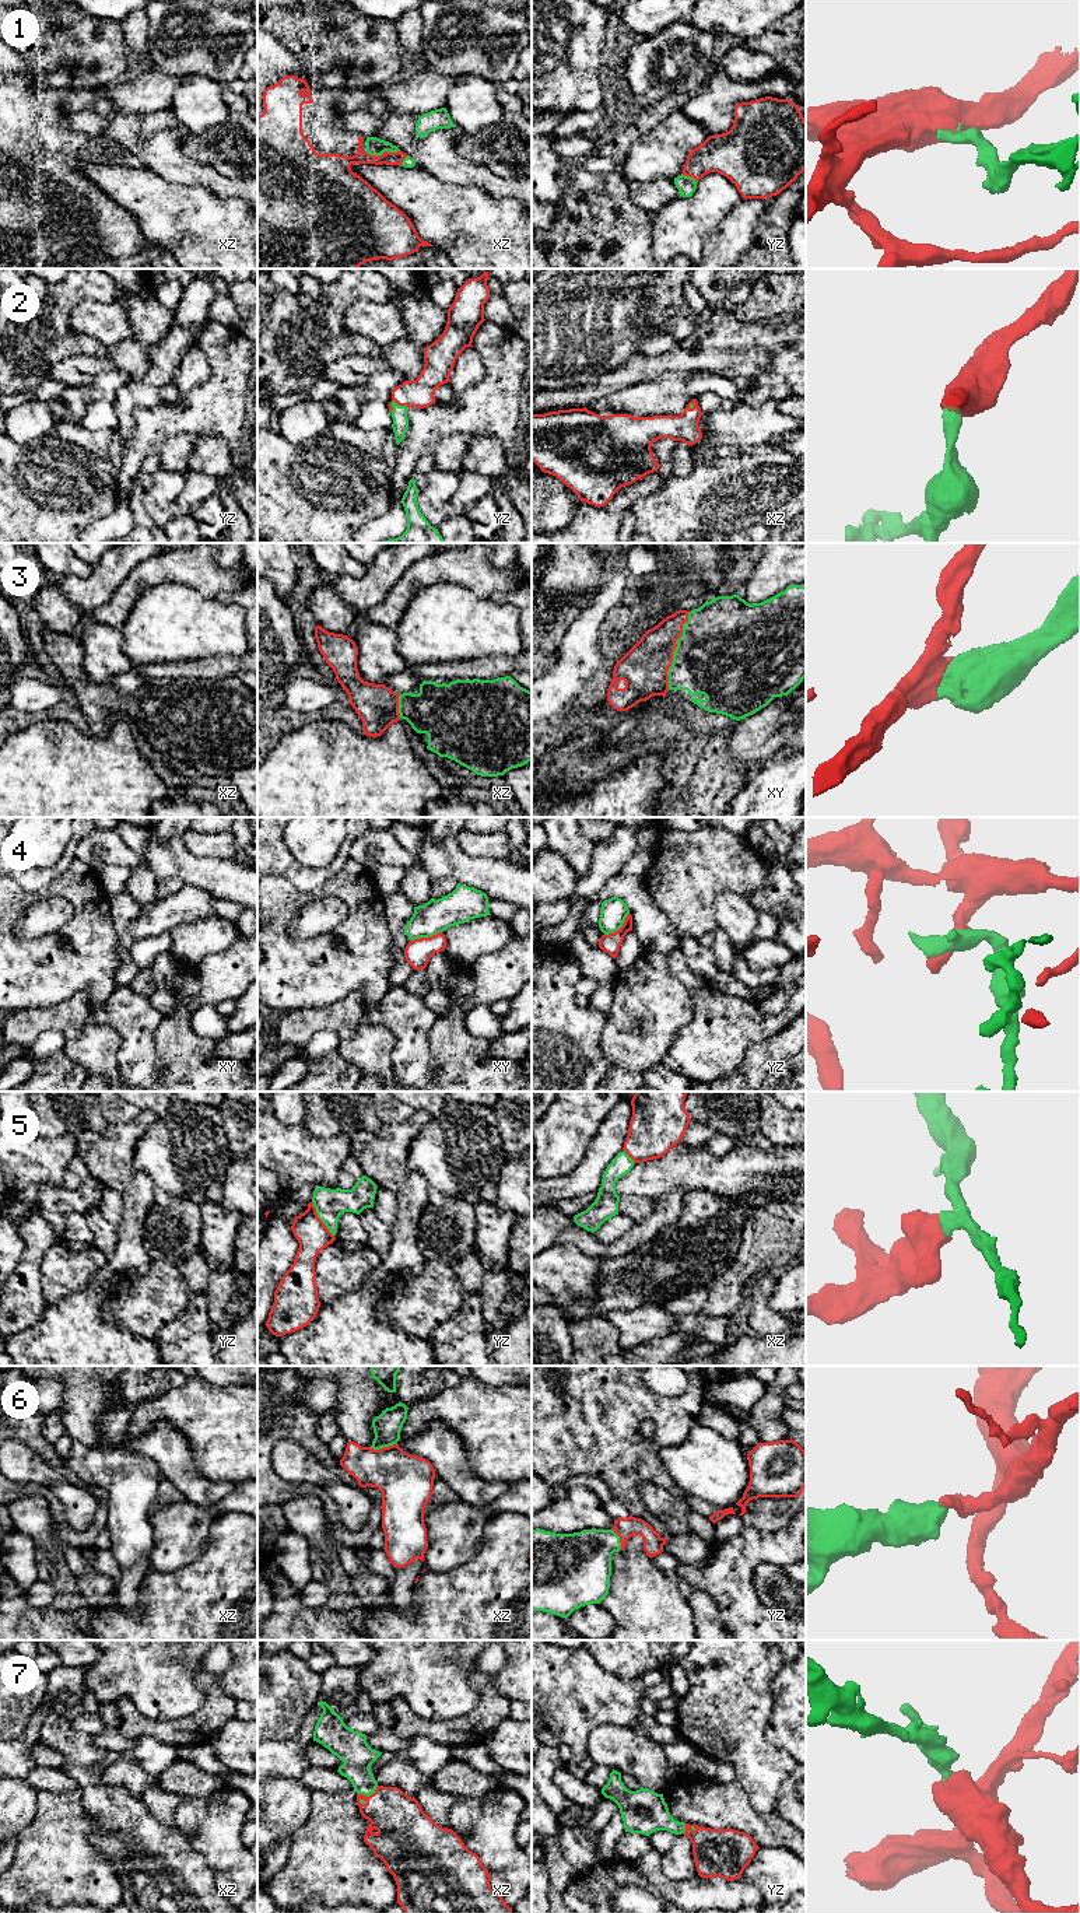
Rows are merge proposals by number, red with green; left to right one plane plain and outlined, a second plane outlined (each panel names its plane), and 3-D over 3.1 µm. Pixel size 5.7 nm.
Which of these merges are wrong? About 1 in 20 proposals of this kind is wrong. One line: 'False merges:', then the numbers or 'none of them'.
False merges: 5

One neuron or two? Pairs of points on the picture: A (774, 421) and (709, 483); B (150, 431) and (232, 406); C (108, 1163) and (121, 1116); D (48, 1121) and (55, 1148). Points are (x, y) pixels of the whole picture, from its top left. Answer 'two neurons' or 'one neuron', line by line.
A: one neuron
B: one neuron
C: two neurons
D: two neurons

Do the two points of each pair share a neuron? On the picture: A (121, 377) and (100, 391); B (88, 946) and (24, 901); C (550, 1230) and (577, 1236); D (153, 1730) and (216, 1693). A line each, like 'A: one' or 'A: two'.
A: one
B: one
C: one
D: one

